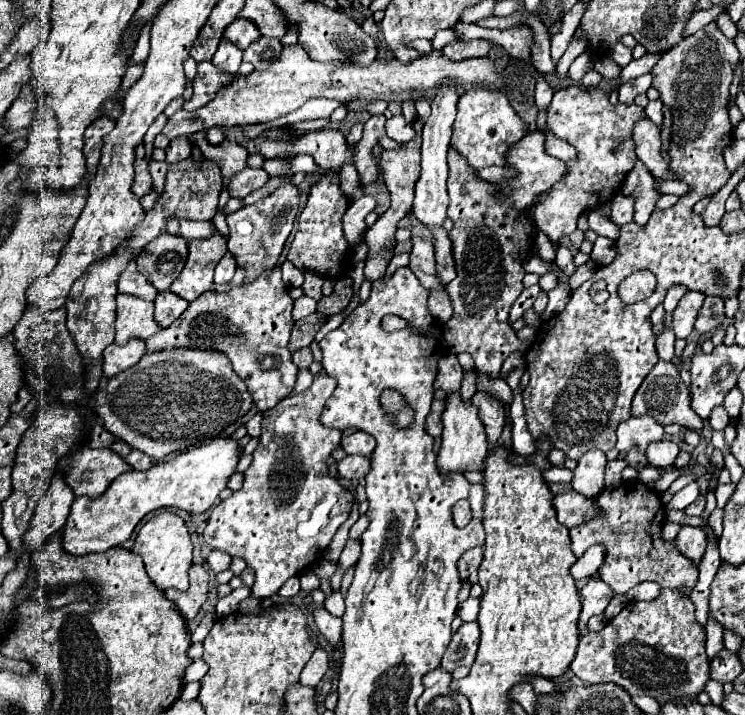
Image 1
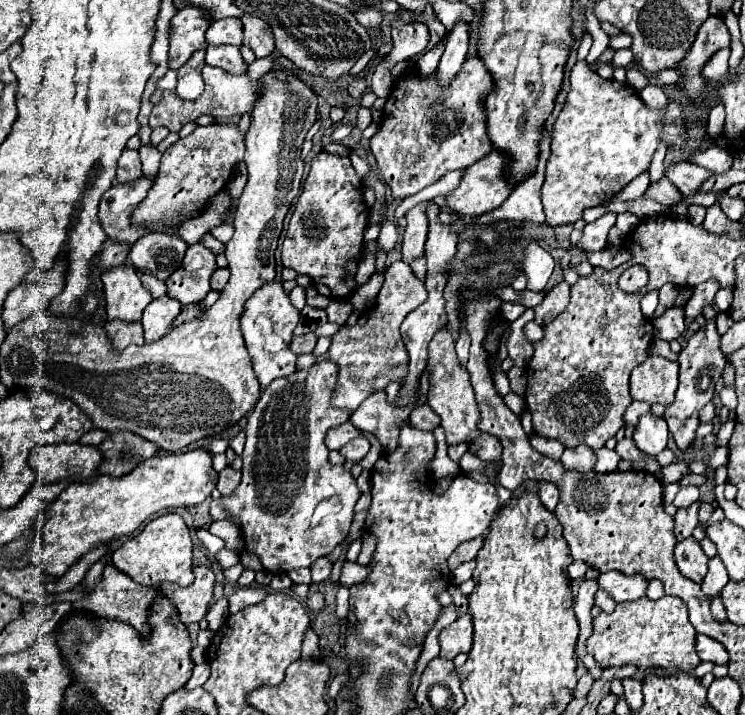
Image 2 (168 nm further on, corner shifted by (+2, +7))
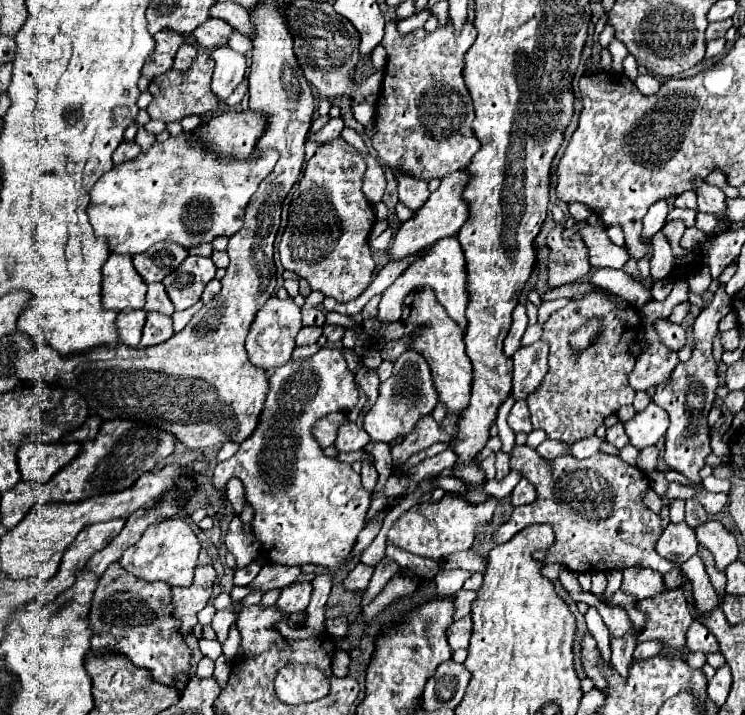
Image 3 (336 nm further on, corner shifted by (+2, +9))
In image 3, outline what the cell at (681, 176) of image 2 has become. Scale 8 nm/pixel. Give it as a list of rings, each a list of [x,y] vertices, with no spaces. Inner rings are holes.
[[[695,178],[693,184],[697,184],[695,186],[697,210],[699,212],[711,212],[711,214],[725,216],[725,194],[719,188],[715,188],[715,186],[709,186],[701,178]]]

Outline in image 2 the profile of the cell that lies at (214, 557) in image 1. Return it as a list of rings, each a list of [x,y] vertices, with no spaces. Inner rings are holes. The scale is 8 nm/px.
[[[199,528],[199,530],[197,530],[197,538],[207,546],[207,550],[209,550],[211,554],[217,554],[217,552],[225,546],[225,542],[223,542],[221,538],[213,536],[209,530],[203,530],[203,528]]]

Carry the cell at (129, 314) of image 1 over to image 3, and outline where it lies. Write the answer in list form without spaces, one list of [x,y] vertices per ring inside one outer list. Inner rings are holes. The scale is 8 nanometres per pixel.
[[[111,254],[103,266],[101,302],[109,310],[143,308],[147,282],[137,274],[131,264],[131,256]]]

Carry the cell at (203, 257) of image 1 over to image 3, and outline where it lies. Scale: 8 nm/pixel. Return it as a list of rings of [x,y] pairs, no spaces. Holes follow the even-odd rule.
[[[187,256],[177,270],[163,278],[169,300],[175,310],[185,310],[199,302],[209,280],[215,278],[215,264],[205,256]]]

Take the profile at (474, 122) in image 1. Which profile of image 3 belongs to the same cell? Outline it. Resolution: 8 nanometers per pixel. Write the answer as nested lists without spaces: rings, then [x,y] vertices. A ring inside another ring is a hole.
[[[387,22],[383,36],[383,46],[387,50],[387,68],[383,78],[383,90],[379,94],[379,102],[375,110],[377,132],[371,136],[371,144],[385,166],[415,176],[423,182],[431,182],[431,180],[441,180],[443,176],[465,168],[473,160],[473,156],[481,148],[481,142],[477,140],[471,128],[475,112],[473,112],[469,90],[463,82],[463,68],[465,68],[465,54],[475,42],[475,38],[477,38],[477,30],[469,22],[461,32],[453,32],[449,22],[445,28],[437,28],[431,34],[427,34],[421,28],[407,36],[401,36],[397,32],[395,22]]]

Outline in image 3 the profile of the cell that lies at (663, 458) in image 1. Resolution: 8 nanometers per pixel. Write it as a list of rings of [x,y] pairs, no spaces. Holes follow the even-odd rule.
[[[649,404],[643,412],[637,412],[633,416],[633,420],[629,420],[625,426],[625,432],[631,440],[631,444],[639,450],[657,444],[667,428],[669,428],[669,416],[663,408],[659,408],[657,404]]]

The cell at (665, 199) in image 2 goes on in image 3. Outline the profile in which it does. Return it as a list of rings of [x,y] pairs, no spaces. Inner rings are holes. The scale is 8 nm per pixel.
[[[683,192],[675,198],[675,206],[677,208],[695,208],[697,200],[695,200],[695,192]]]

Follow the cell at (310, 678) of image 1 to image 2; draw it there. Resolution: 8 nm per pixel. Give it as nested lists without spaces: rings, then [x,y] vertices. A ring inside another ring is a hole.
[[[312,629],[305,630],[301,658],[321,658],[321,650],[319,650],[319,638],[313,634]]]

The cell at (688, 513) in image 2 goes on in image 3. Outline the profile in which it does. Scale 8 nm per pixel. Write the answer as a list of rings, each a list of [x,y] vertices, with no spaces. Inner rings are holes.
[[[669,522],[661,534],[661,540],[657,542],[659,556],[665,556],[667,560],[673,560],[677,564],[683,564],[689,556],[697,552],[697,548],[699,544],[695,540],[695,532],[687,522]]]

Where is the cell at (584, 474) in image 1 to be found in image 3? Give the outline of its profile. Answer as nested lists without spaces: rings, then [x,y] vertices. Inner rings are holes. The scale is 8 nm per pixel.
[[[545,440],[543,444],[537,446],[537,452],[541,452],[541,456],[545,456],[547,460],[555,460],[559,456],[571,454],[571,446],[561,440]]]

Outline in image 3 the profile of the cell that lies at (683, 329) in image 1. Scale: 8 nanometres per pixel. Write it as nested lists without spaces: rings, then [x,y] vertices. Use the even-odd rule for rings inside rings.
[[[657,318],[655,322],[653,322],[653,326],[655,326],[655,332],[659,334],[659,340],[667,346],[667,348],[671,348],[671,350],[679,350],[679,348],[683,348],[685,346],[685,330],[679,326],[679,324],[673,324],[669,318]]]

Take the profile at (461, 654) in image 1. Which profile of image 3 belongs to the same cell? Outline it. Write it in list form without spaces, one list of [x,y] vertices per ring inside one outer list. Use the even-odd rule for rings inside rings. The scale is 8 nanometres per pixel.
[[[465,616],[461,620],[455,620],[449,628],[447,628],[447,638],[449,638],[449,646],[453,650],[457,648],[469,648],[469,638],[471,638],[471,618]]]

